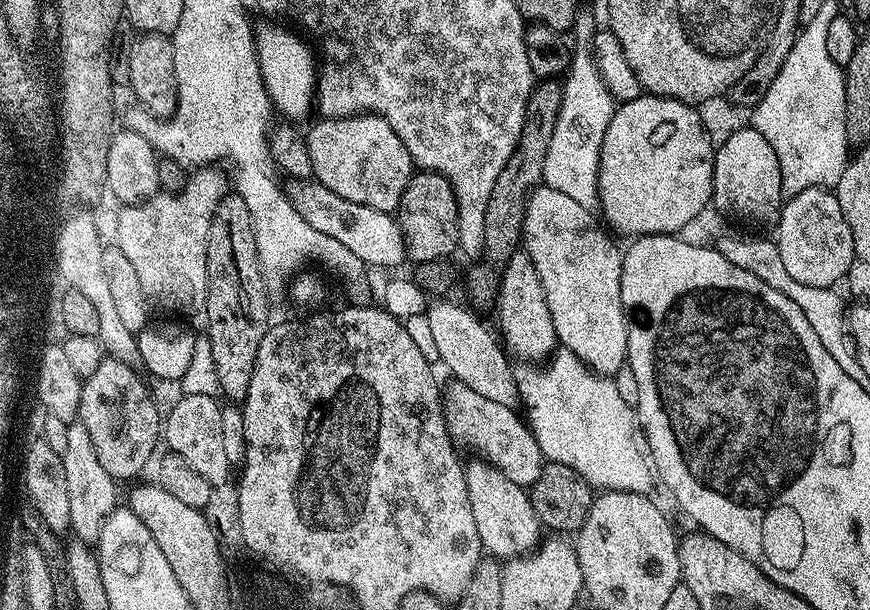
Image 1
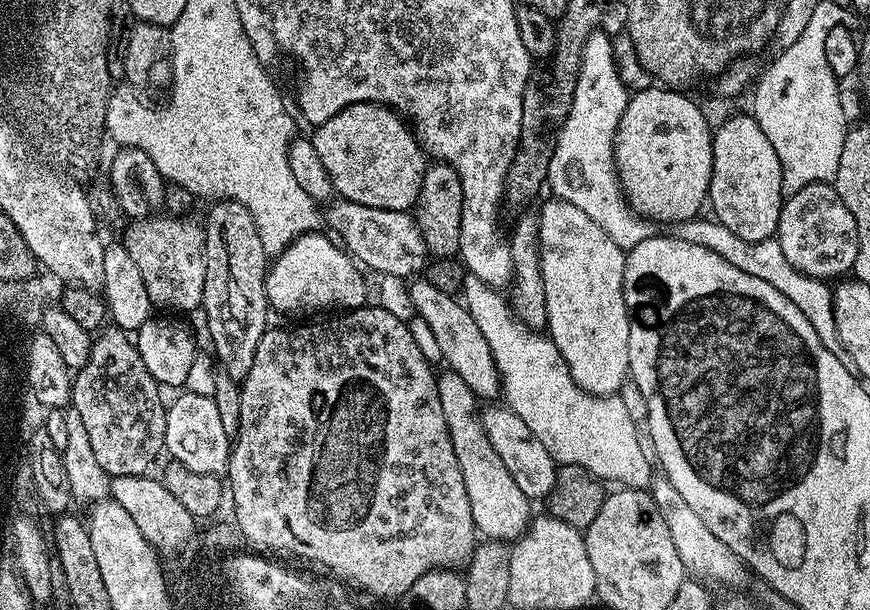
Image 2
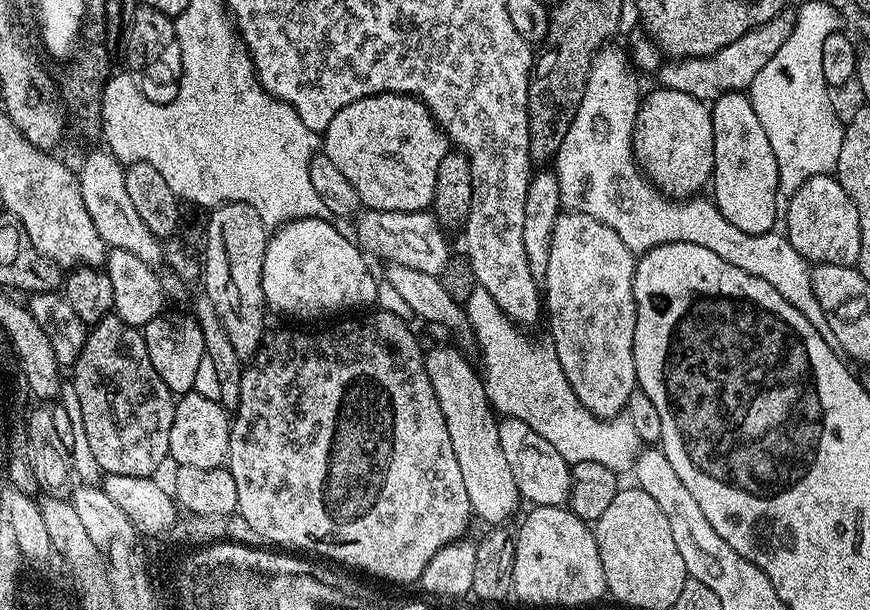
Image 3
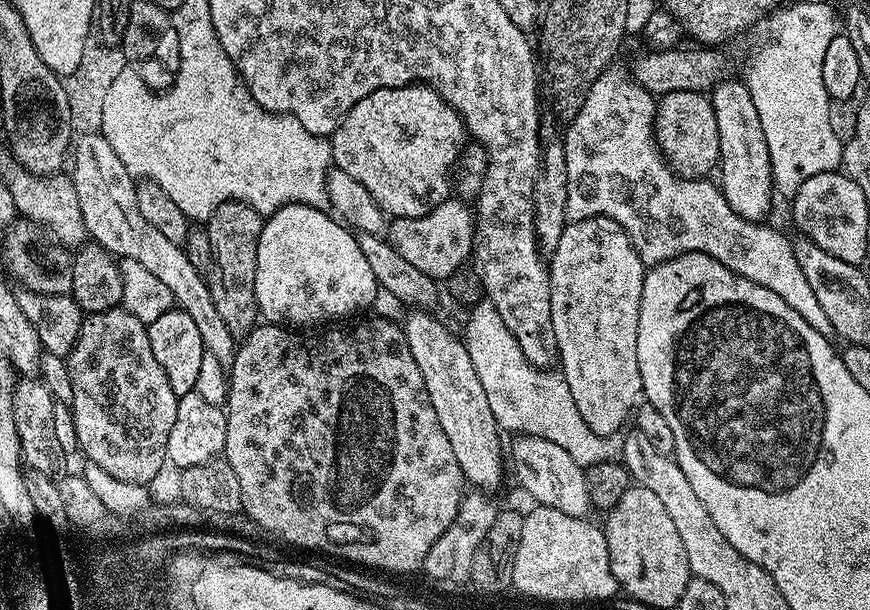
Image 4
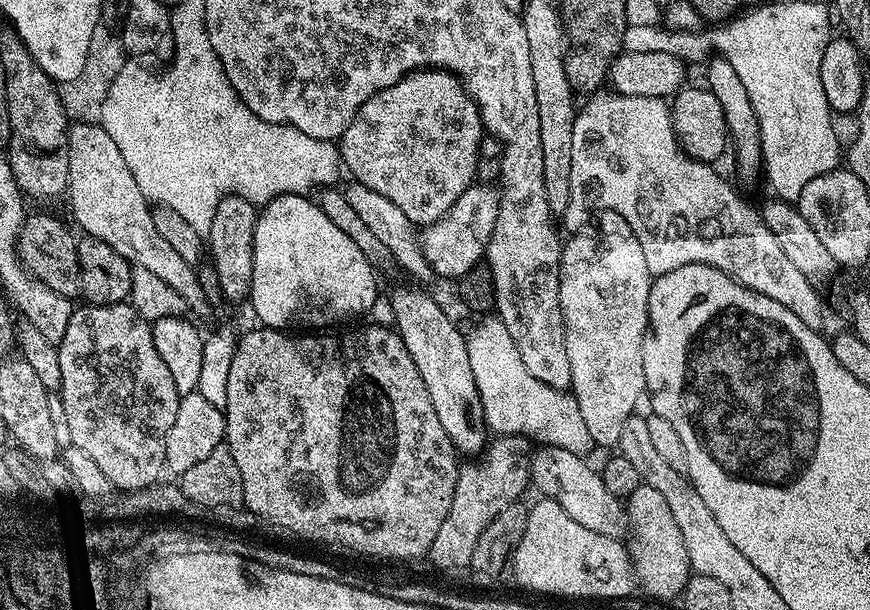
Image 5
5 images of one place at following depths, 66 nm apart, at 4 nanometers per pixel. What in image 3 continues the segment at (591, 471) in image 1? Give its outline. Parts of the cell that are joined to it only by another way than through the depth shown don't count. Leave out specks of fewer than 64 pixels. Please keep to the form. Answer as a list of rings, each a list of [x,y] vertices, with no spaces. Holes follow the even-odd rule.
[[[477,286],[474,294],[470,294],[466,311],[471,335],[476,335],[480,360],[484,363],[484,389],[493,409],[501,417],[526,422],[526,426],[542,434],[542,438],[546,438],[546,442],[550,442],[569,465],[598,462],[598,466],[606,466],[618,474],[631,473],[635,469],[636,455],[640,453],[642,443],[627,414],[612,416],[608,420],[590,414],[590,410],[578,402],[558,362],[555,347],[523,336],[520,333],[523,331],[502,312],[498,302],[494,302],[484,288]]]

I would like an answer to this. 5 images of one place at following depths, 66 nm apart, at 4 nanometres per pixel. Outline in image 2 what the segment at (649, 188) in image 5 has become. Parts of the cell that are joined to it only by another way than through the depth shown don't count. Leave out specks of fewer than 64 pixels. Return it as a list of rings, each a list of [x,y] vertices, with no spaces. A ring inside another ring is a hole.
[[[604,30],[591,32],[582,50],[578,86],[570,114],[558,134],[554,158],[550,158],[547,187],[557,200],[565,200],[590,214],[614,242],[625,250],[654,234],[653,221],[641,216],[624,194],[616,168],[616,131],[628,105],[630,89],[617,68],[617,45]],[[714,218],[704,219],[685,220],[683,224],[679,225],[680,239],[706,246],[710,250],[714,250],[714,254],[726,258],[726,262],[738,266],[738,270],[746,270],[746,274],[754,274],[754,278],[762,278],[766,282],[770,282],[770,286],[774,286],[774,290],[778,290],[783,296],[790,298],[790,302],[794,302],[794,306],[798,306],[798,310],[802,310],[802,314],[806,314],[806,318],[814,326],[816,333],[824,339],[825,344],[839,345],[840,339],[836,333],[836,322],[832,309],[832,288],[823,279],[807,276],[795,269],[783,256],[782,246],[776,238],[762,242],[746,242],[744,239],[738,238],[738,234],[726,230],[726,226],[722,226]]]

